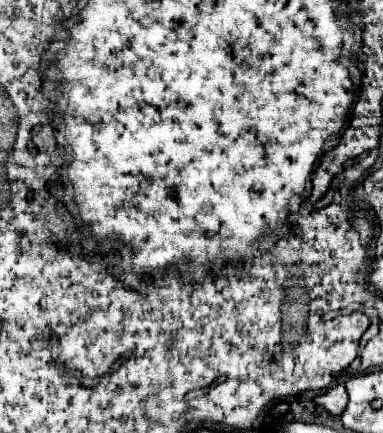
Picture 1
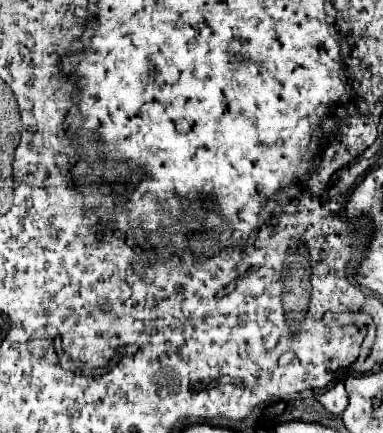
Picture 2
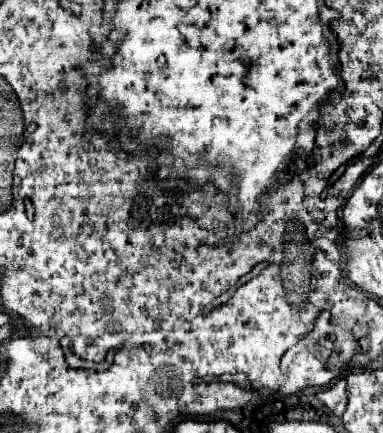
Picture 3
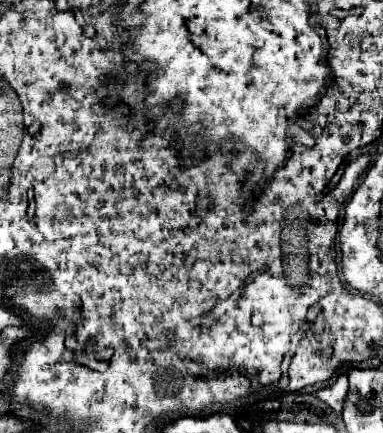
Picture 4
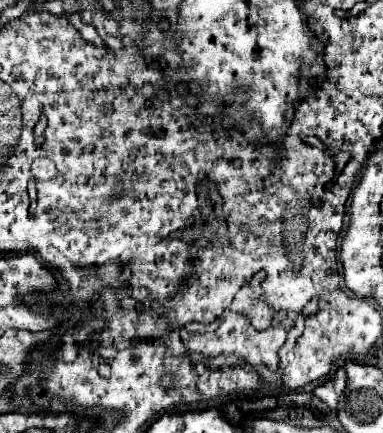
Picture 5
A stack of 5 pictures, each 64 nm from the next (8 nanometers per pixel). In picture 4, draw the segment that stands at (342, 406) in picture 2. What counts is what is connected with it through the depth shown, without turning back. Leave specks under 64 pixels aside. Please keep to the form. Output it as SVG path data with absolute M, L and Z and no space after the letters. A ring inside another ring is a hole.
M340 374L334 384L326 386L326 388L320 388L320 390L316 392L316 396L318 396L322 402L326 402L336 414L340 414L340 412L342 412L344 398L346 398L346 390L348 390L346 374Z

